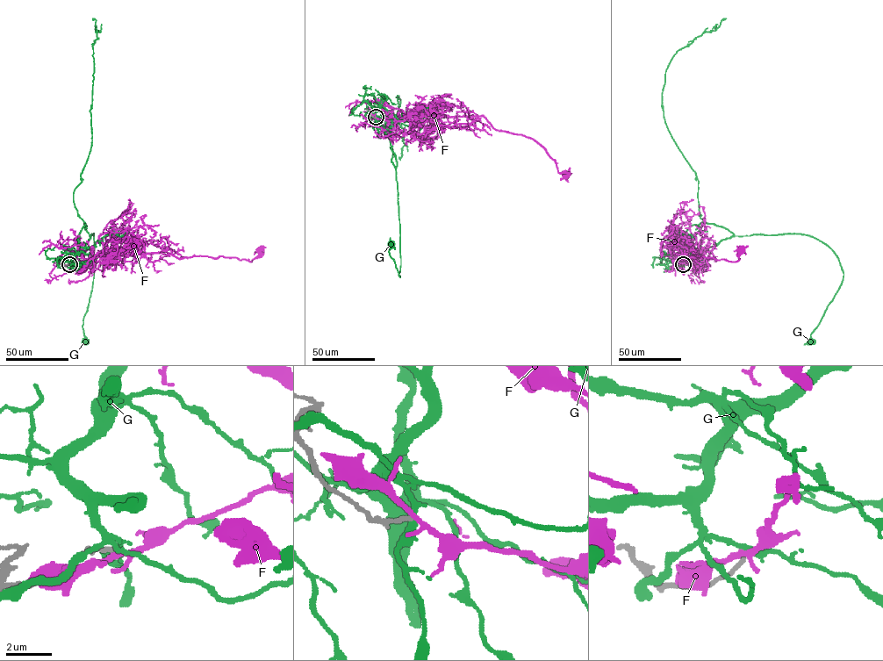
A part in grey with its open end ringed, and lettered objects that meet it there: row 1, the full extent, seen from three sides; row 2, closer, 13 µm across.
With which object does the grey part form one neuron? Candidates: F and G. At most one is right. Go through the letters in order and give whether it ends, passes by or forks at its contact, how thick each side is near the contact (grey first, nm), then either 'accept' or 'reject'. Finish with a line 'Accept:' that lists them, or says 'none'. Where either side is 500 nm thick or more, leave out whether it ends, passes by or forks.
F: it forks | 180/190 nm | reject
G: it passes by | 190/300 nm | reject
Accept: none

